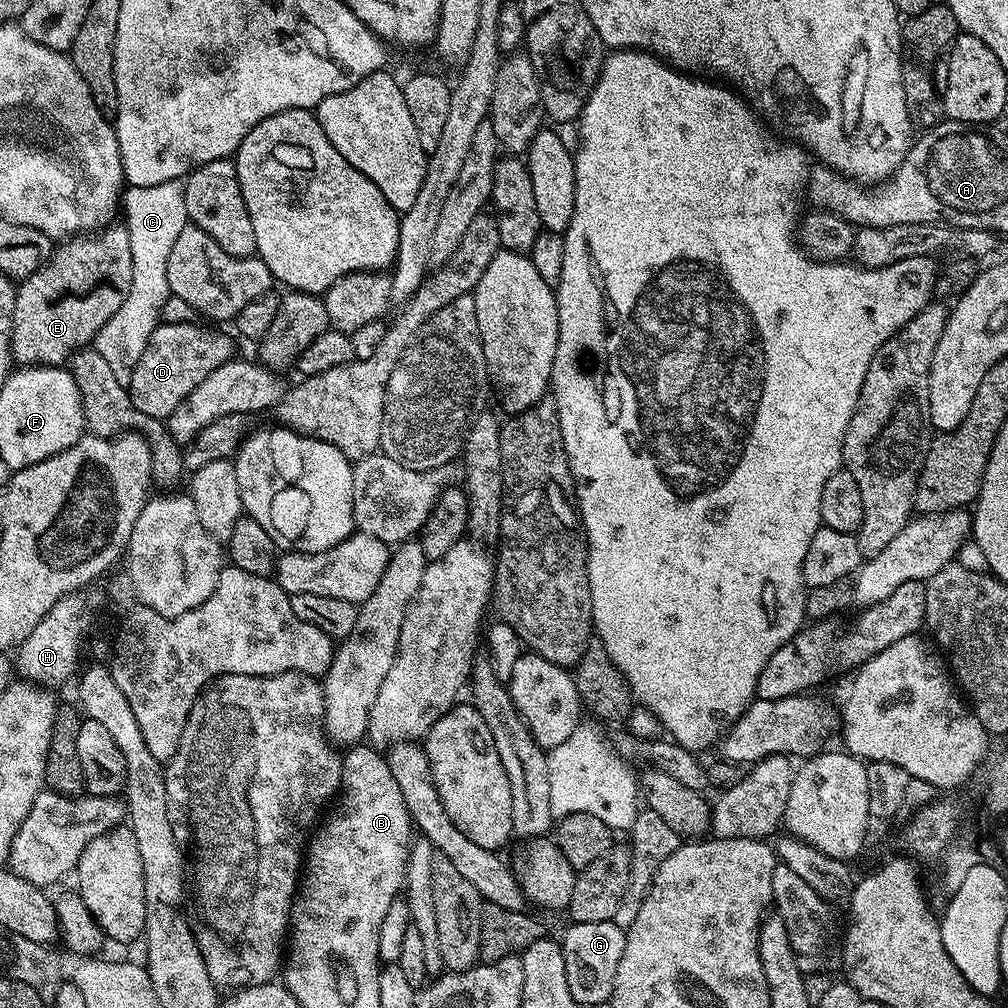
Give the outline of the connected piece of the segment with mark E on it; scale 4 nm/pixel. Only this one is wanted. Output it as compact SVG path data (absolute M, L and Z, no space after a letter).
M112 222L99 230L89 231L87 234L76 234L71 238L55 245L52 257L40 267L30 278L19 281L14 302L14 314L12 315L12 358L20 366L64 366L72 359L72 353L87 348L95 341L98 330L118 314L118 306L126 302L126 294L130 294L130 278L134 278L134 262L130 254L130 234L127 227L120 222Z

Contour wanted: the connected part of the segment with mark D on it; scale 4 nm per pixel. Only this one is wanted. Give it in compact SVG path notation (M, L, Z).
M161 322L156 325L154 334L150 334L150 342L146 342L146 350L142 350L142 358L138 358L138 366L134 366L130 382L126 385L130 394L130 402L142 414L150 414L150 418L167 421L174 410L178 410L178 402L202 382L218 366L233 359L232 340L220 332L211 332L208 328L199 328L199 323L170 324Z

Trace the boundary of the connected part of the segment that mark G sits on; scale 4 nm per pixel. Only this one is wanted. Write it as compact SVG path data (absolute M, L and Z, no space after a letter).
M616 920L606 922L582 922L581 924L569 923L564 932L564 940L559 941L562 954L566 958L566 982L570 986L570 994L577 1006L584 1004L607 1005L612 999L614 990L614 974L618 974L618 962L622 962L622 950L626 946L626 932L619 928Z

